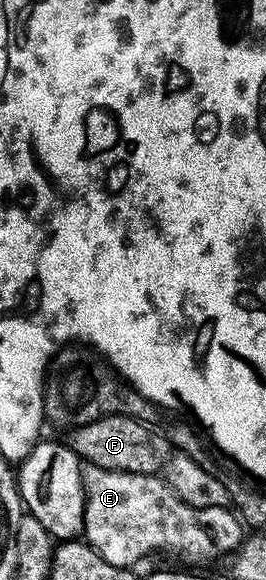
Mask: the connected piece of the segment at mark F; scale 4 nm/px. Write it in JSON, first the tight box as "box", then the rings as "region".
{"box":[67,414,171,474],"region":[[[112,414],[91,424],[72,427],[67,444],[82,463],[98,466],[104,470],[122,470],[132,474],[152,474],[164,471],[171,453],[171,443],[164,433],[152,425],[131,420],[127,416]]]}

